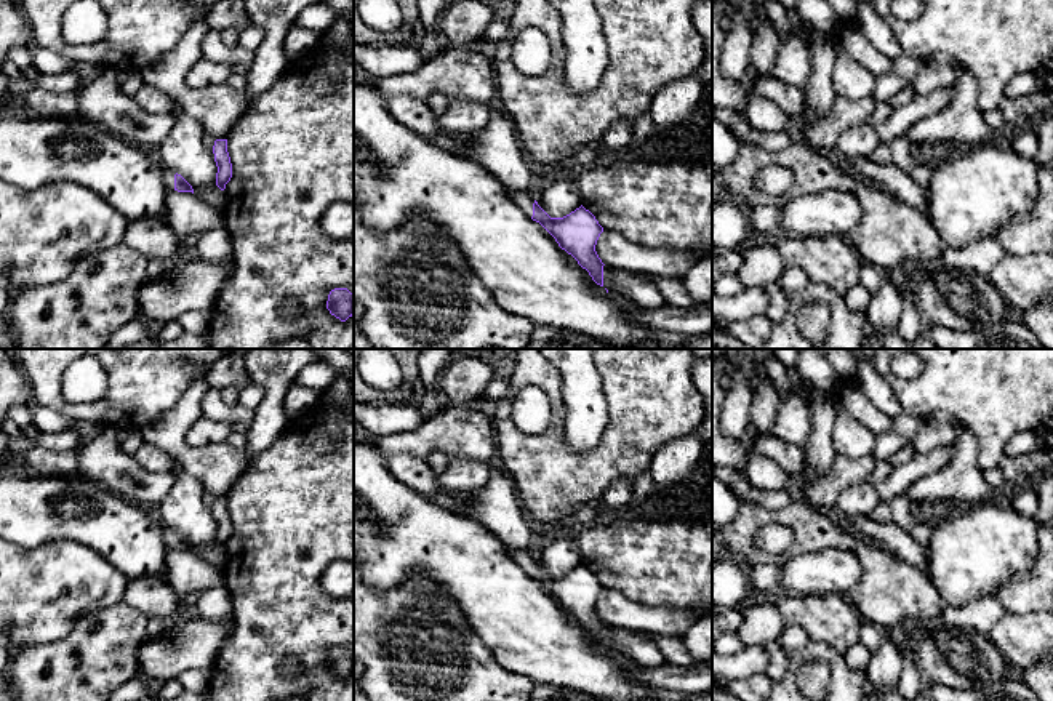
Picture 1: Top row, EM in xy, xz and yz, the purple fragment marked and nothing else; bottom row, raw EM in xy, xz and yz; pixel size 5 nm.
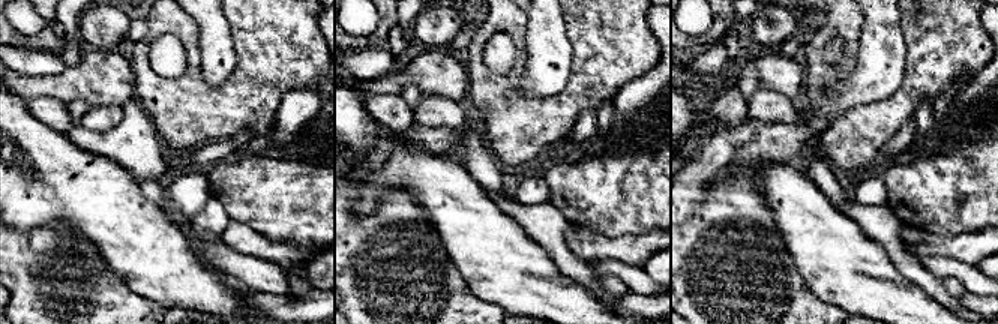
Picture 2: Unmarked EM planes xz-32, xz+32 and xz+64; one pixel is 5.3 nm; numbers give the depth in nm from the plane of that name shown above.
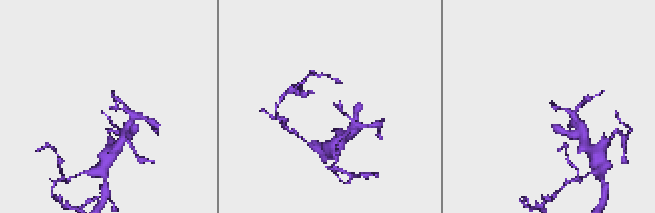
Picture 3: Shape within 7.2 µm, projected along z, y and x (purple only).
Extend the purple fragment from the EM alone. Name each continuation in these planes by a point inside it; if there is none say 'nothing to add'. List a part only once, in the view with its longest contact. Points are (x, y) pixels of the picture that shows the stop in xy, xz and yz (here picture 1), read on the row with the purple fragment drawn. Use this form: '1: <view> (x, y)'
1: xz (524, 200)

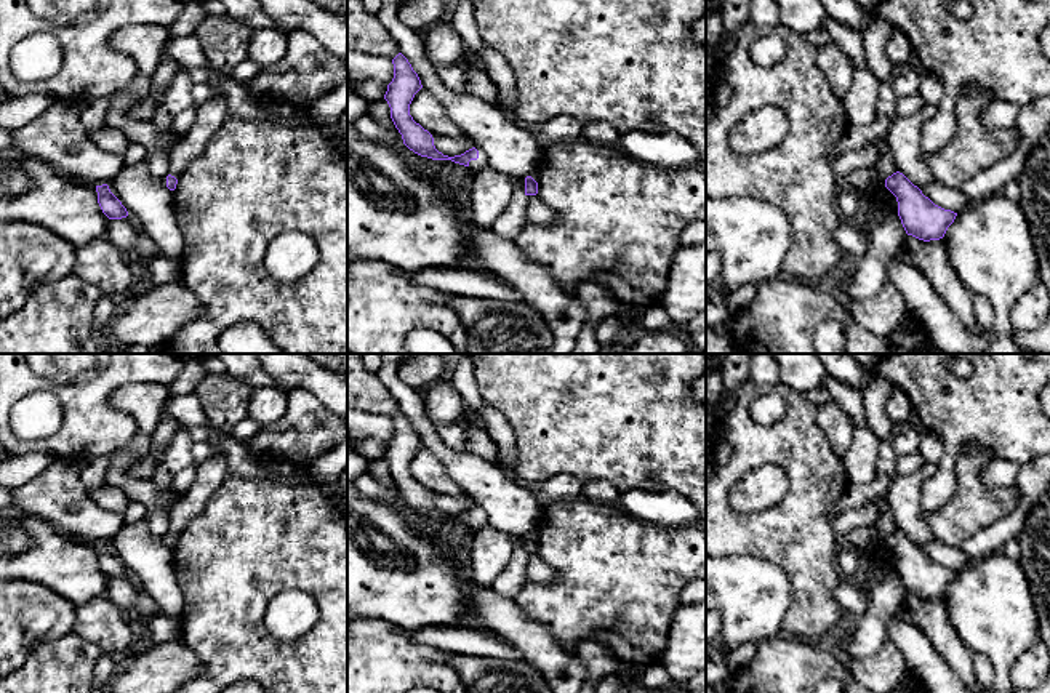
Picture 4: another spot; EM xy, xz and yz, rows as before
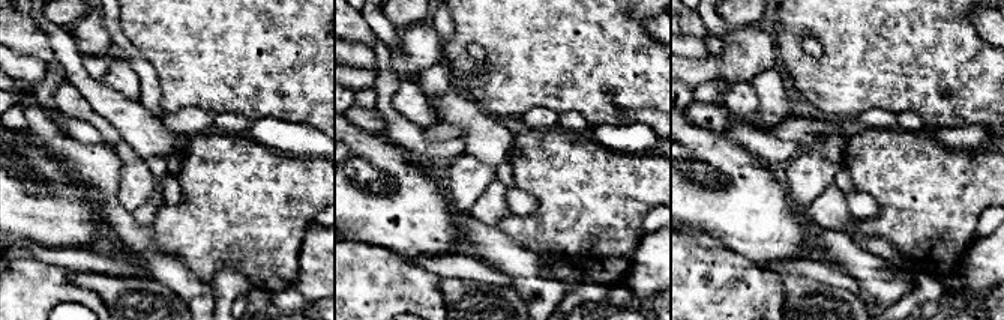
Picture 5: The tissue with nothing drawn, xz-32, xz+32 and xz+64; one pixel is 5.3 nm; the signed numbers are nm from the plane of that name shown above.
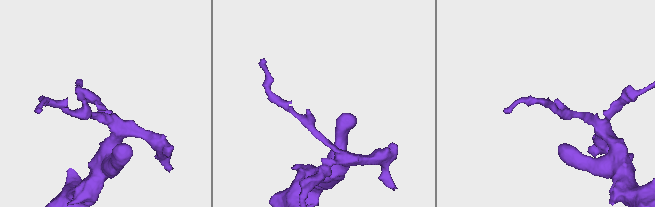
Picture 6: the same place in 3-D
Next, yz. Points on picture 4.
nothing to add

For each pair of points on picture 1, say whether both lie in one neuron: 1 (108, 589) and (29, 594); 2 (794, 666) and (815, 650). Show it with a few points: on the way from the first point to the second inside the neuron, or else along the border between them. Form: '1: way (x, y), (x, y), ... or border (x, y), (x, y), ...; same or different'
1: way (88, 586), (48, 588); same
2: way (799, 661), (810, 650); same

